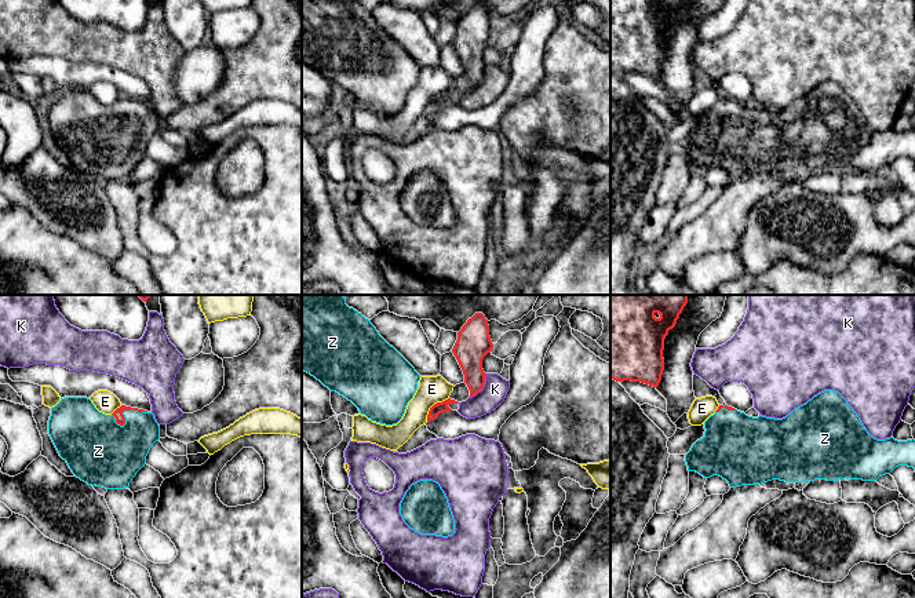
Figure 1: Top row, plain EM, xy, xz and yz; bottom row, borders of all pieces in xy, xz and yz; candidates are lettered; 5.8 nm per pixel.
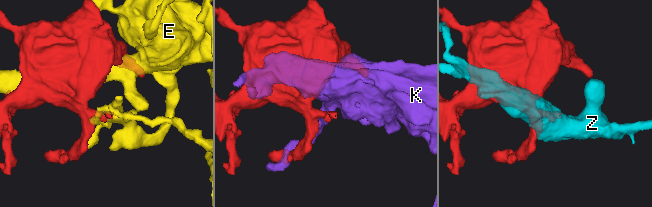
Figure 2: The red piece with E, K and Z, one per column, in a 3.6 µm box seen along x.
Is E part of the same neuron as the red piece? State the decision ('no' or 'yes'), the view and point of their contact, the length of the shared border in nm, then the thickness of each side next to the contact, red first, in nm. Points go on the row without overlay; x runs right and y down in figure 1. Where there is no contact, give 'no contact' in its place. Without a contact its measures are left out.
no | xz (432, 98) | 200 nm | 70/160 nm

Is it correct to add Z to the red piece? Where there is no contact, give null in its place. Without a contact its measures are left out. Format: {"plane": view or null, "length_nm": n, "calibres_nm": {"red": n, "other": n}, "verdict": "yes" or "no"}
{"plane": "xy", "length_nm": 200, "calibres_nm": {"red": 60, "other": 380}, "verdict": "yes"}

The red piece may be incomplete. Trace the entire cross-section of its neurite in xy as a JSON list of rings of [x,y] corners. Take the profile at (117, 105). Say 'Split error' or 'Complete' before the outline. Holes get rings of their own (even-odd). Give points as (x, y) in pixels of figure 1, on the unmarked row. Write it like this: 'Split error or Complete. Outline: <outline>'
Split error. Outline: [[[65,88],[51,99],[48,125],[74,168],[88,176],[106,181],[124,181],[136,164],[146,156],[146,147],[156,132],[160,131],[160,117],[152,103],[121,96],[112,106],[99,103],[87,88]]]

